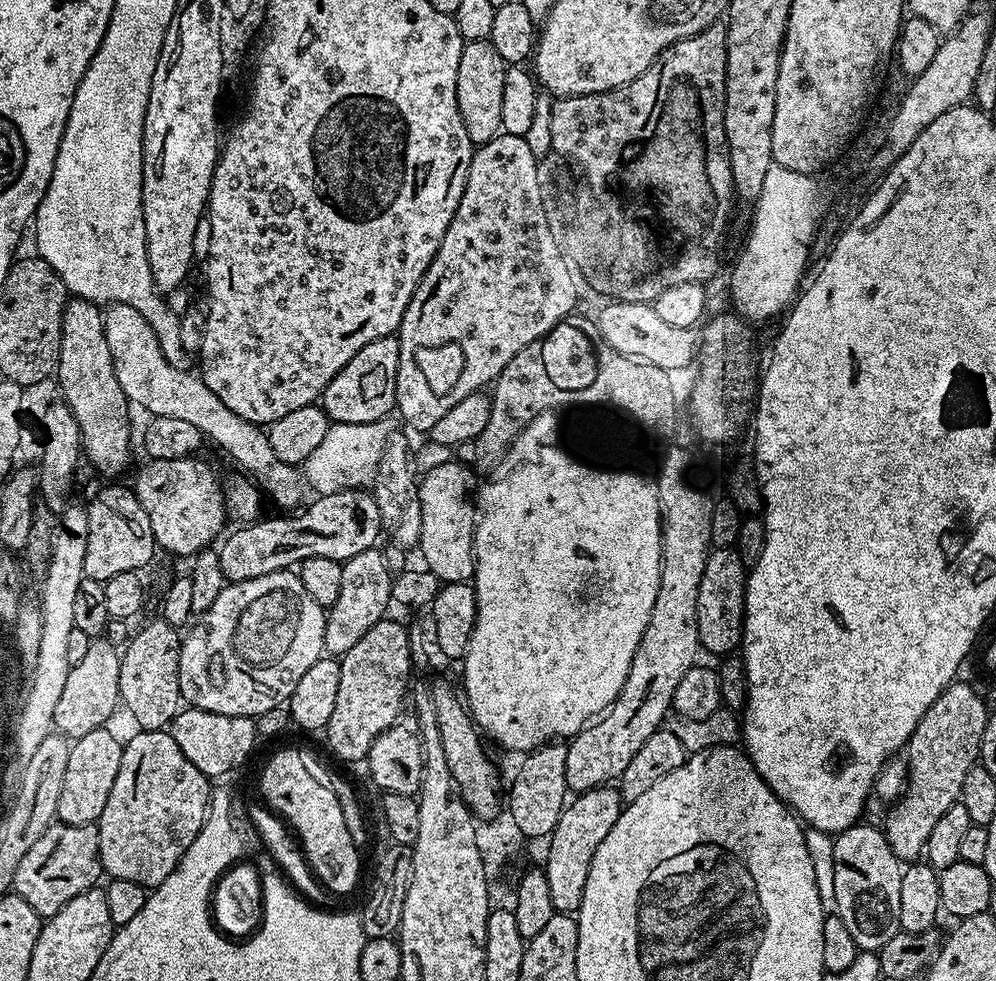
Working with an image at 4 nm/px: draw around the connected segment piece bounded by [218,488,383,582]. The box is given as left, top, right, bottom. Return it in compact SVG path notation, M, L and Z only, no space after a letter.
M347 488L315 498L312 505L309 503L295 514L276 514L280 516L269 520L260 518L236 526L232 533L229 531L223 537L224 545L218 548L225 581L249 580L262 574L292 570L306 558L334 558L343 562L379 543L377 540L383 533L380 511L371 491Z

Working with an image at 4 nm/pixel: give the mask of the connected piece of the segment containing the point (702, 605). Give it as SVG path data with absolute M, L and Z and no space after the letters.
M735 547L712 548L706 558L706 570L702 570L702 582L698 586L698 638L706 653L728 654L741 643L744 630L744 582L746 566Z

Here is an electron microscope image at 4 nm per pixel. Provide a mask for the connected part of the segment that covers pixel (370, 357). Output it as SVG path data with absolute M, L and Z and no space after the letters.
M395 335L383 336L358 350L350 362L346 362L344 369L326 386L326 390L319 398L319 405L324 409L329 421L334 424L369 424L372 421L385 419L388 412L392 412L396 402L396 383L398 382L398 354L400 341Z

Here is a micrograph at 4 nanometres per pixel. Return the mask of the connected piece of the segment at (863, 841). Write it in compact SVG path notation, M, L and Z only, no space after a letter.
M857 822L846 830L835 833L830 859L834 862L835 915L846 922L846 930L854 937L860 952L879 953L890 938L900 931L900 888L902 862L894 854L890 842L879 827L871 828Z

